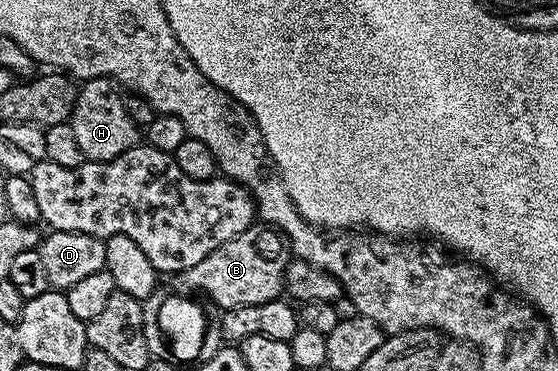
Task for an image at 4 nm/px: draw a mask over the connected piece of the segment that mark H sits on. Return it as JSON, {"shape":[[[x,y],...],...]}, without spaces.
{"shape":[[[85,79],[80,84],[75,109],[68,122],[79,141],[79,149],[83,149],[83,157],[91,163],[110,163],[139,143],[137,123],[131,113],[127,113],[125,95],[112,79]]]}

